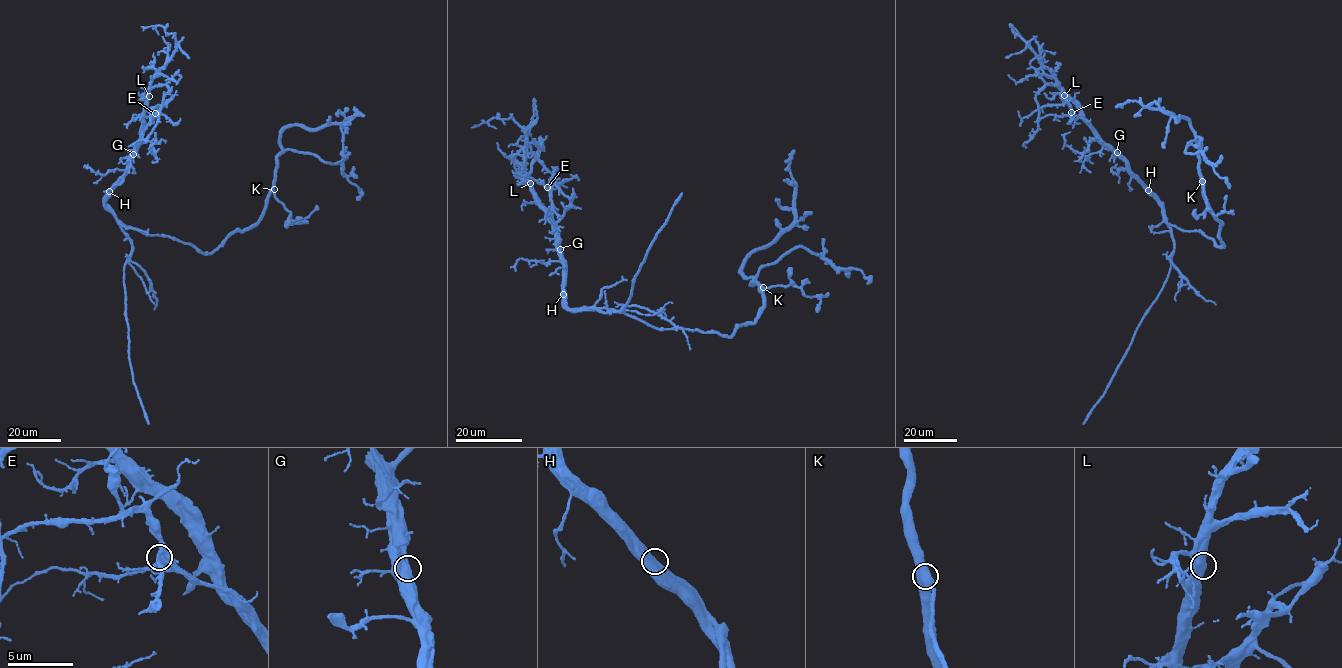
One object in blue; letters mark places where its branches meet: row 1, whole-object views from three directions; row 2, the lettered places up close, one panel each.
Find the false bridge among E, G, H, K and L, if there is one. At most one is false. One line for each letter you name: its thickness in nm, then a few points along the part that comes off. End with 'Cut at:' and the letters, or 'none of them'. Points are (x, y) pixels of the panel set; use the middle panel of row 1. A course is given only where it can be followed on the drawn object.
Cut at: none of them

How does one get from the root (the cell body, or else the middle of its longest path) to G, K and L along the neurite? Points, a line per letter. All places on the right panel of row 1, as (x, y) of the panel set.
G: (1199, 232), (1186, 231), (1167, 223), (1161, 204), (1143, 188), (1117, 152)
K: (1199, 232), (1213, 239), (1219, 246), (1224, 246), (1219, 236), (1222, 223), (1205, 197), (1202, 181)
L: (1199, 232), (1186, 231), (1167, 223), (1161, 204), (1143, 188), (1124, 161), (1101, 141), (1084, 114), (1064, 95)

